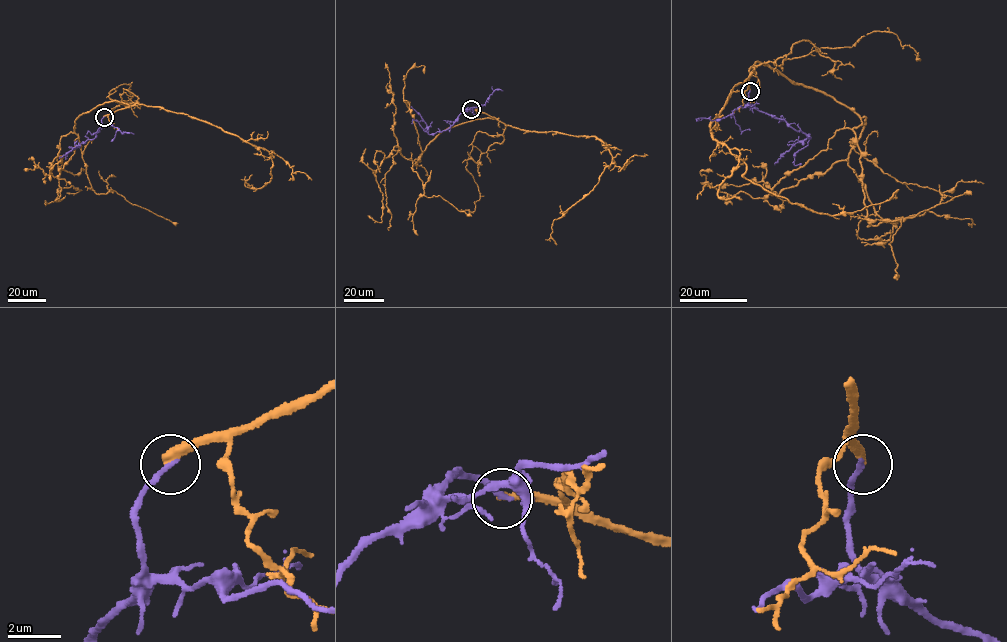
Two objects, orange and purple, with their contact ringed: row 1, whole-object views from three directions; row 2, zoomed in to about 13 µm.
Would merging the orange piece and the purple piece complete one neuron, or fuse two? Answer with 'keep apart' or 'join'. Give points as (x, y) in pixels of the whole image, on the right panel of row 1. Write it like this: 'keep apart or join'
keep apart

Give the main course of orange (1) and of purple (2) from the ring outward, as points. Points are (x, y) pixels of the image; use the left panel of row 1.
1: (103, 117), (135, 104), (206, 121), (269, 152), (272, 165), (269, 182), (257, 189), (245, 186), (252, 175)
2: (103, 117), (95, 137), (83, 141), (59, 158)

